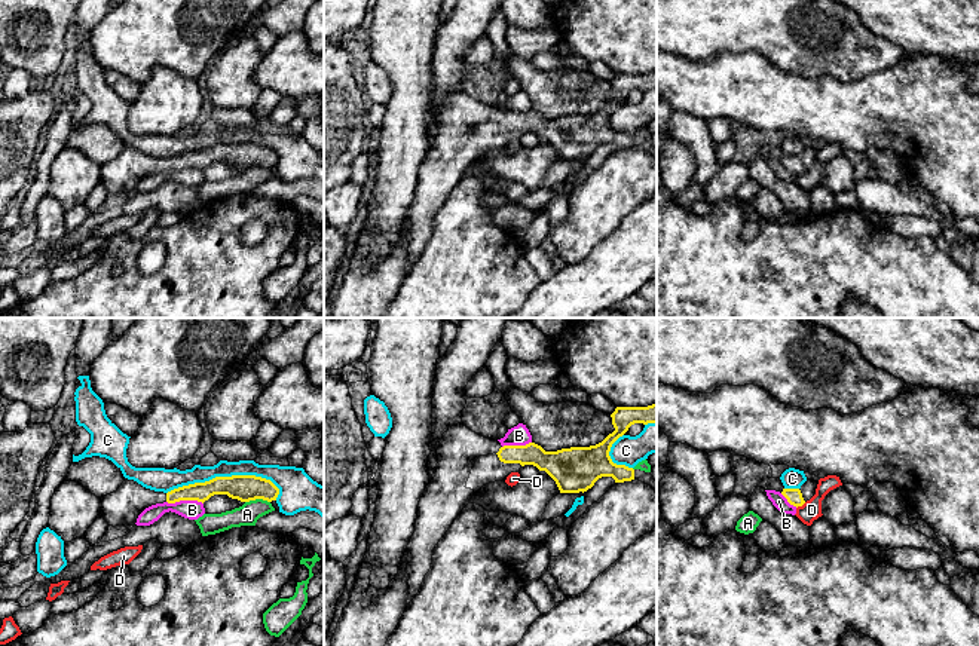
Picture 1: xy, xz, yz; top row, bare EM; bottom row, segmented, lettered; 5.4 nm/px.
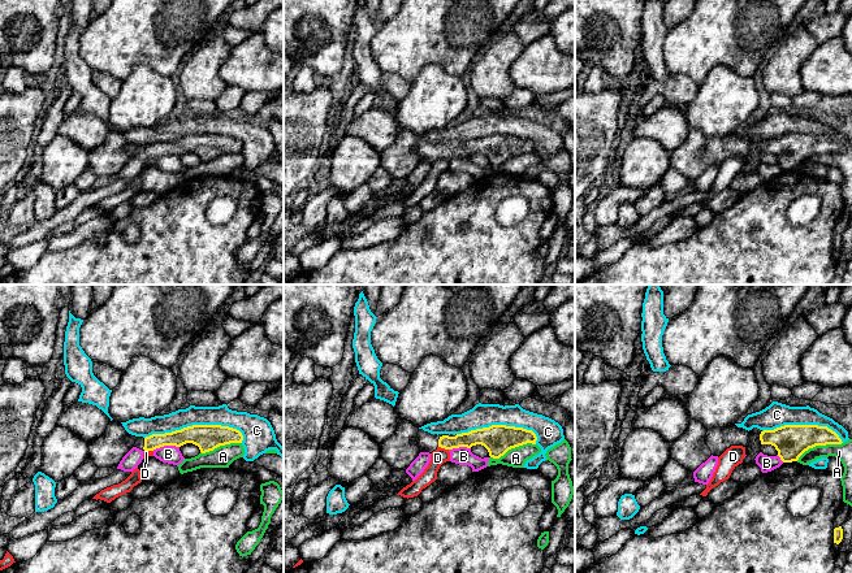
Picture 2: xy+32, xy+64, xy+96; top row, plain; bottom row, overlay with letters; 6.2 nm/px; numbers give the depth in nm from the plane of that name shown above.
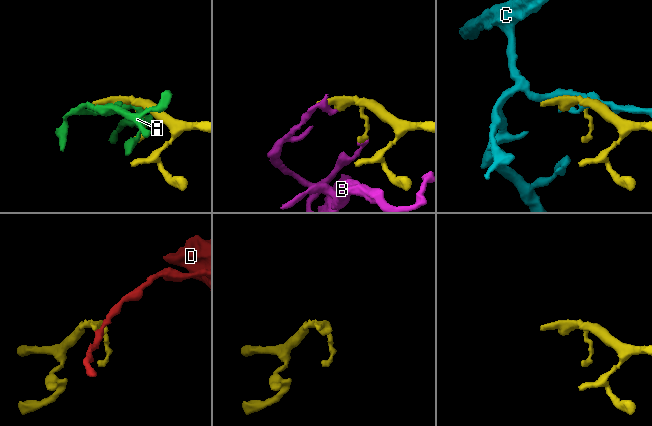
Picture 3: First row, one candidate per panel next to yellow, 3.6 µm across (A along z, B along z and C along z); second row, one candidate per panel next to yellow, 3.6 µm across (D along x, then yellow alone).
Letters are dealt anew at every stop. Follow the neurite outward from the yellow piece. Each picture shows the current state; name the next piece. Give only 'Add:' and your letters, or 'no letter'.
Add: no letter

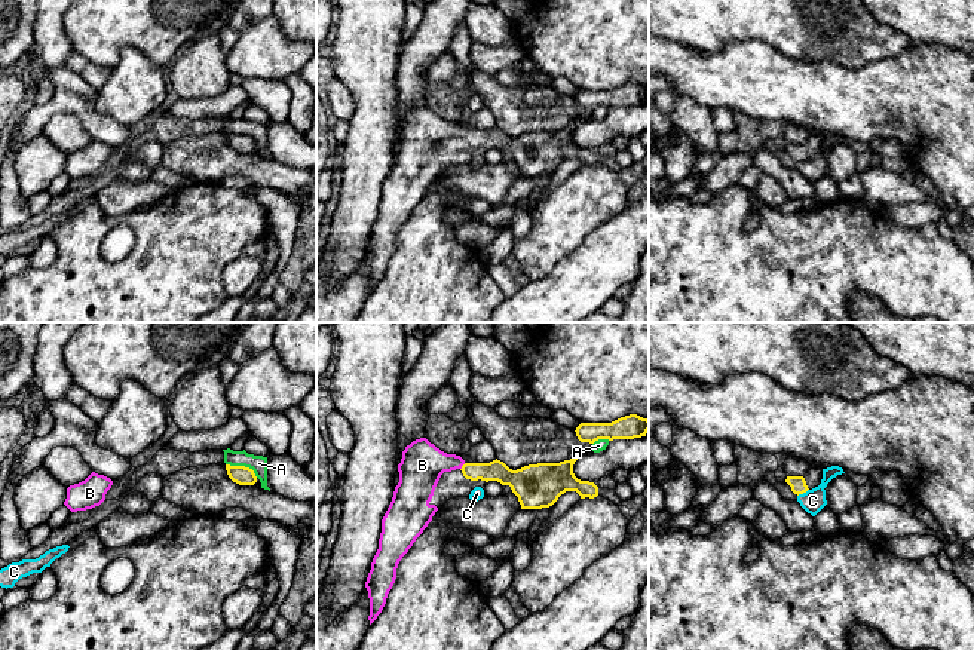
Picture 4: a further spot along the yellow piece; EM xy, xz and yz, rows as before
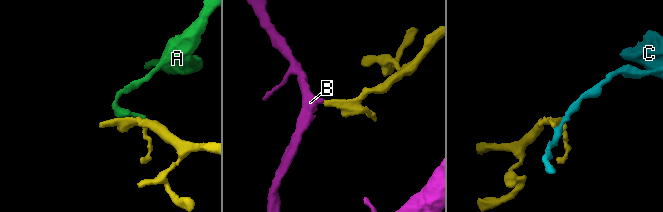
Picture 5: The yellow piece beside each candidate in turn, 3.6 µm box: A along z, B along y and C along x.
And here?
Add: B

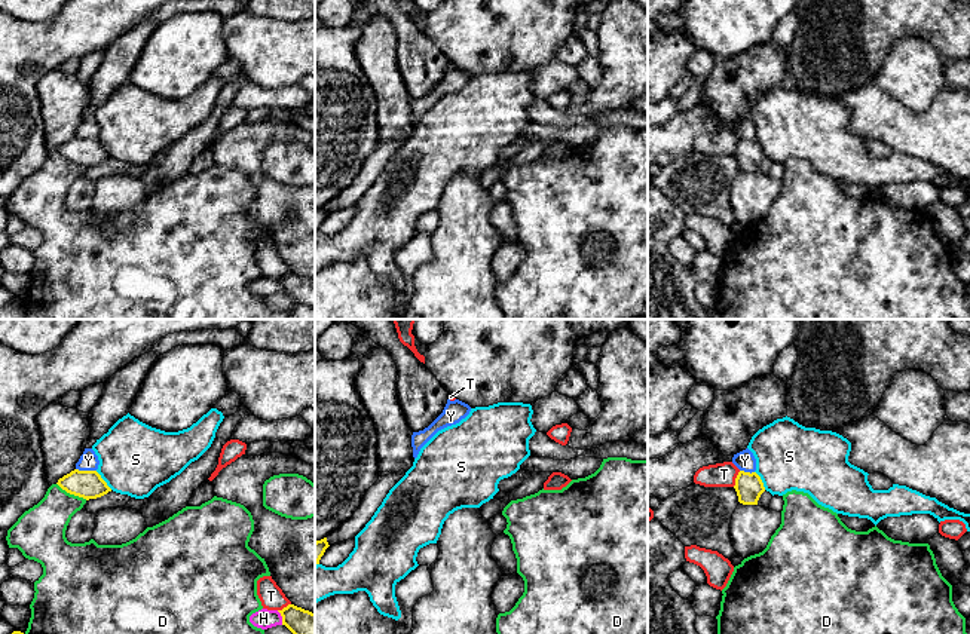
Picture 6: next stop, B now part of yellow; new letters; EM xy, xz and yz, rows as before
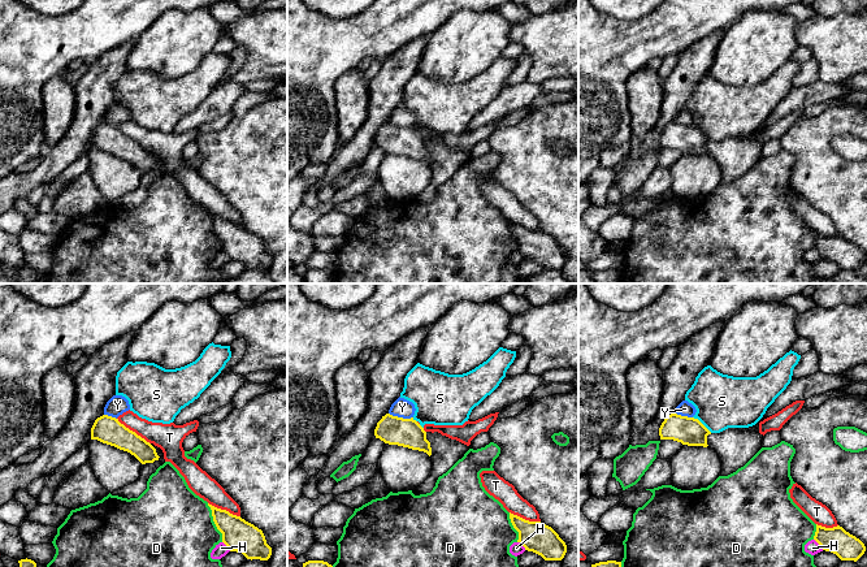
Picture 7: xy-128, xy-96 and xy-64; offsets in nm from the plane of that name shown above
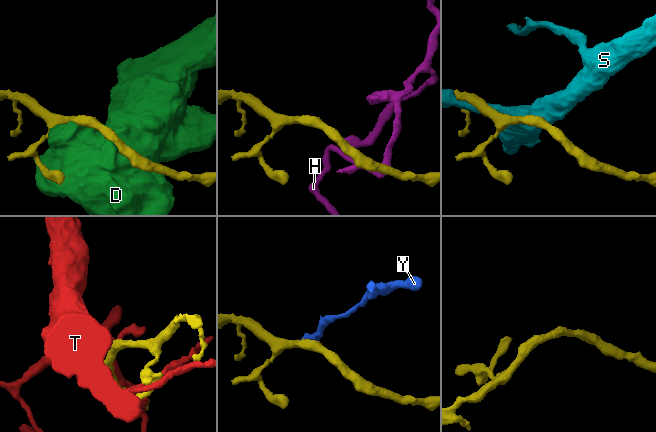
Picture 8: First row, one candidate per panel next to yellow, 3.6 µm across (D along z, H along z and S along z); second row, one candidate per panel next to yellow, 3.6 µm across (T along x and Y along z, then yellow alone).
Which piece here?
Add: no letter

